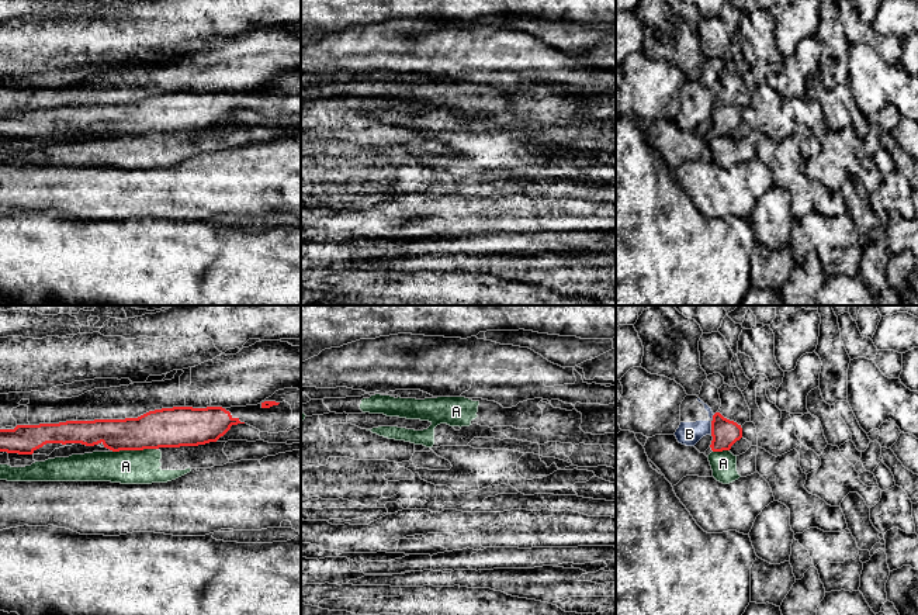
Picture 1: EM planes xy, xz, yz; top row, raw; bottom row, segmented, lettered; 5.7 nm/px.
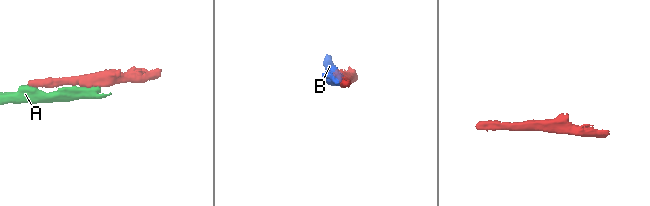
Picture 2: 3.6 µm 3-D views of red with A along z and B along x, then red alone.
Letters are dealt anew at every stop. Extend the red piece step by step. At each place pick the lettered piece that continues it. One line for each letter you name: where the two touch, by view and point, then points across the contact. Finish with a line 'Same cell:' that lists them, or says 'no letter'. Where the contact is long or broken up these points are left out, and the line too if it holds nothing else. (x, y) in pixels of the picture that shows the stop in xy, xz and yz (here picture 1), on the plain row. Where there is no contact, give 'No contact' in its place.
Same cell: no letter

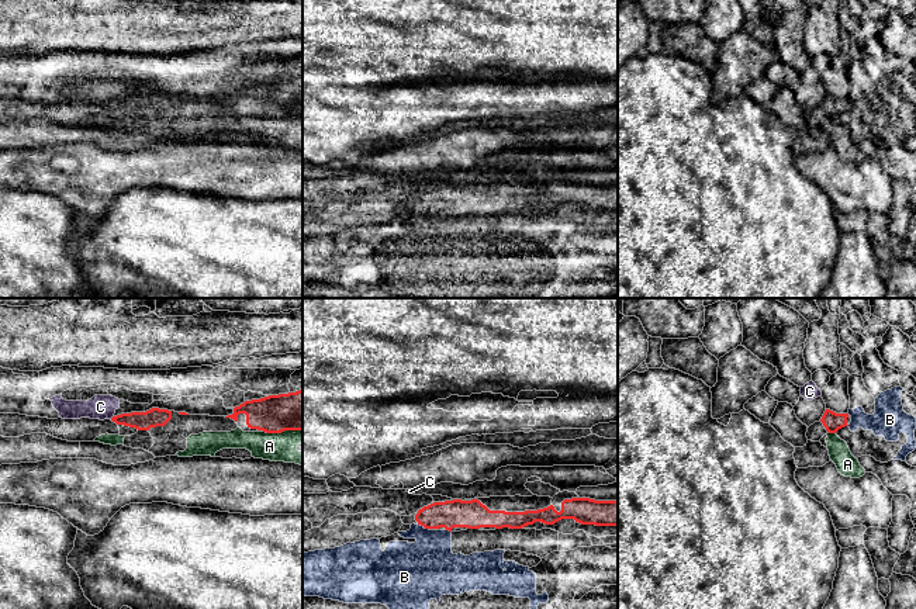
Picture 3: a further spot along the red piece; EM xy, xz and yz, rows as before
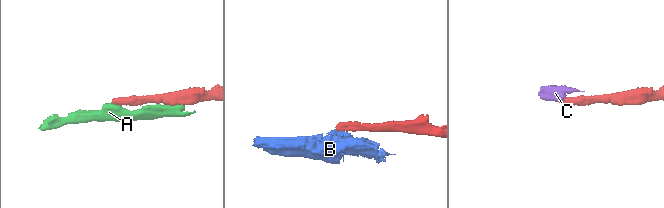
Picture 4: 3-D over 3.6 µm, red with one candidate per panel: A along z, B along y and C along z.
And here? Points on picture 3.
Same cell: no letter

